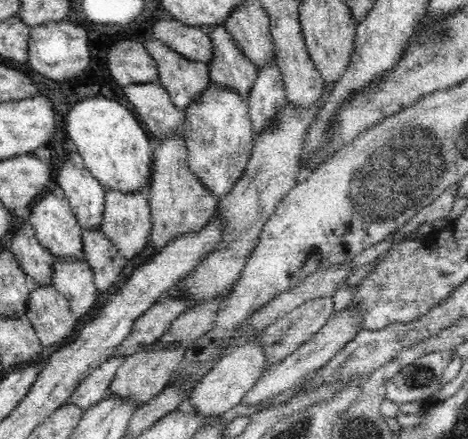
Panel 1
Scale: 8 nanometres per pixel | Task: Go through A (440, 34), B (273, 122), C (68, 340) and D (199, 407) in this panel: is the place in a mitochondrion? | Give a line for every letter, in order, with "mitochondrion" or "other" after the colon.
A: mitochondrion
B: other
C: other
D: other

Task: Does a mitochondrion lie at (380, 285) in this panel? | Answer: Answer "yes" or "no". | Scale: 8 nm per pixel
yes

